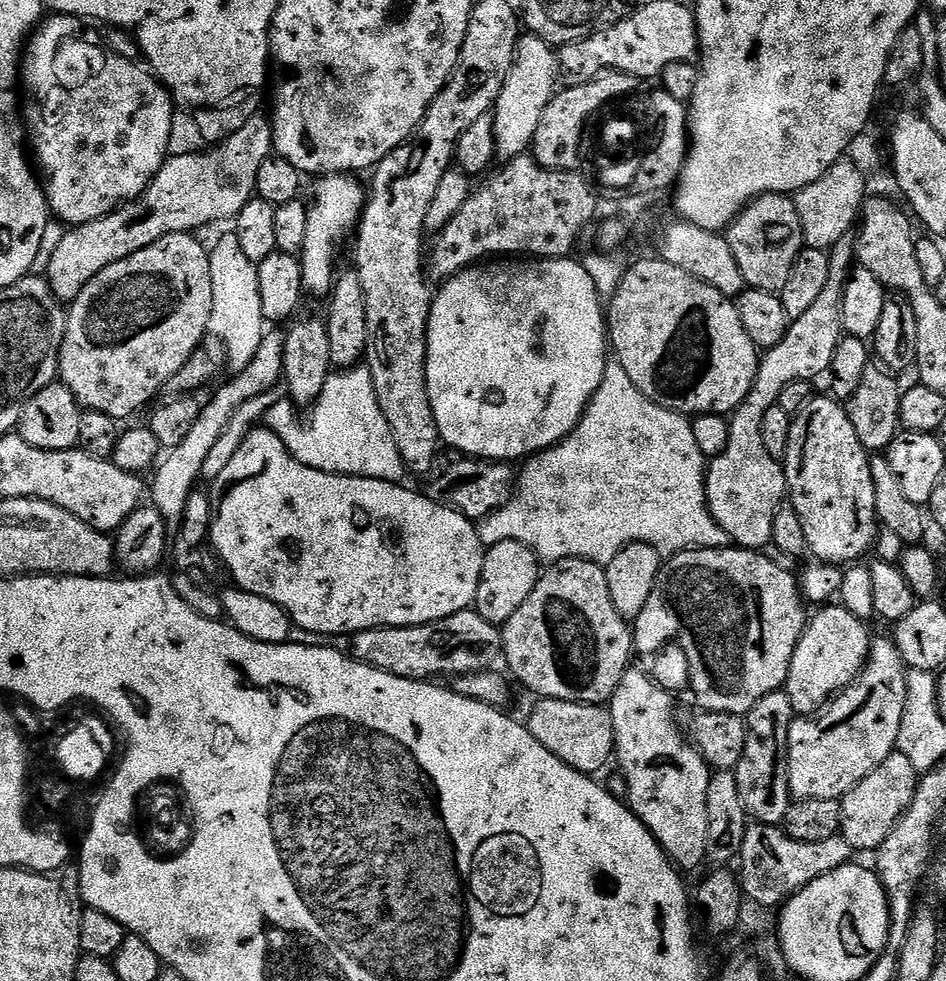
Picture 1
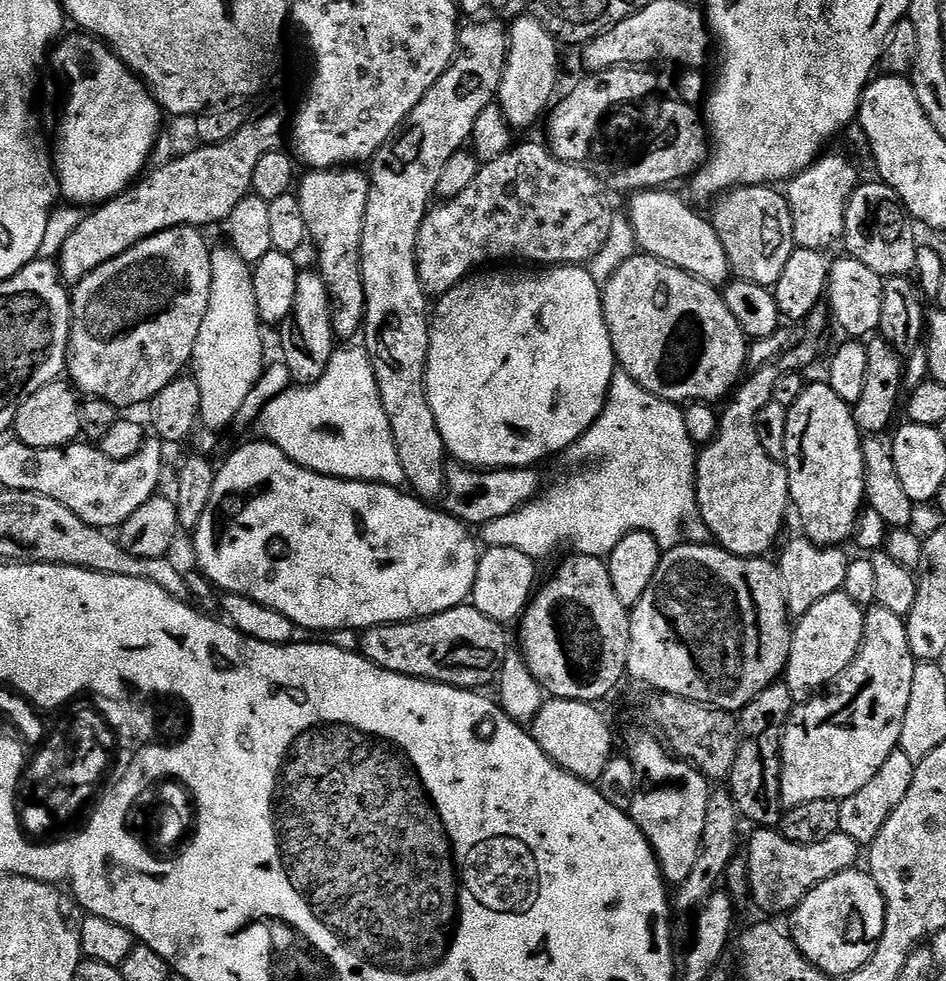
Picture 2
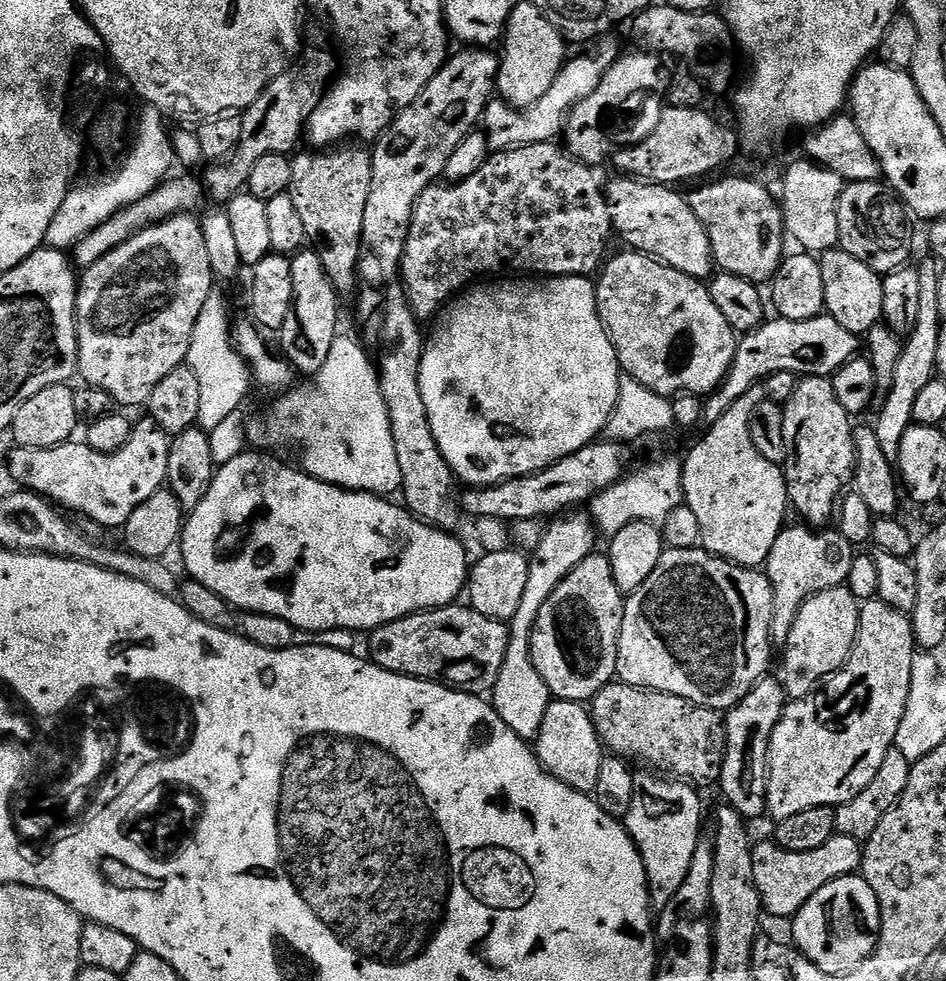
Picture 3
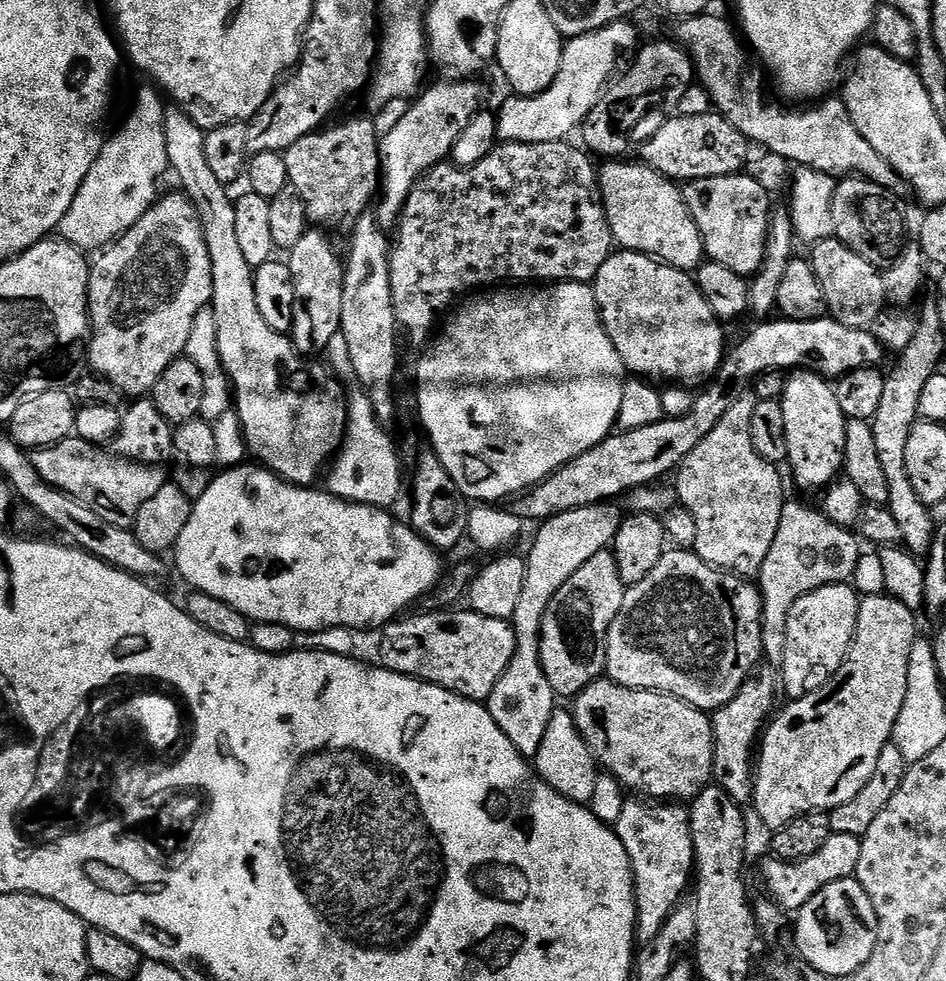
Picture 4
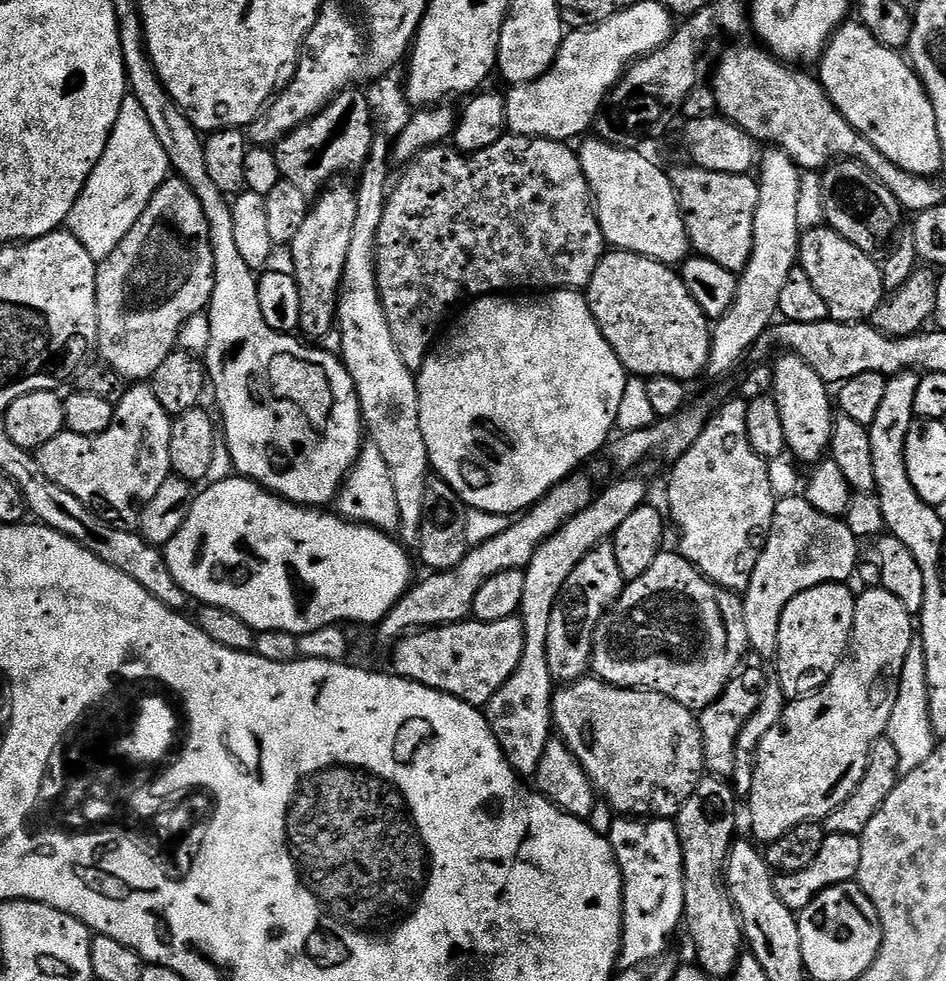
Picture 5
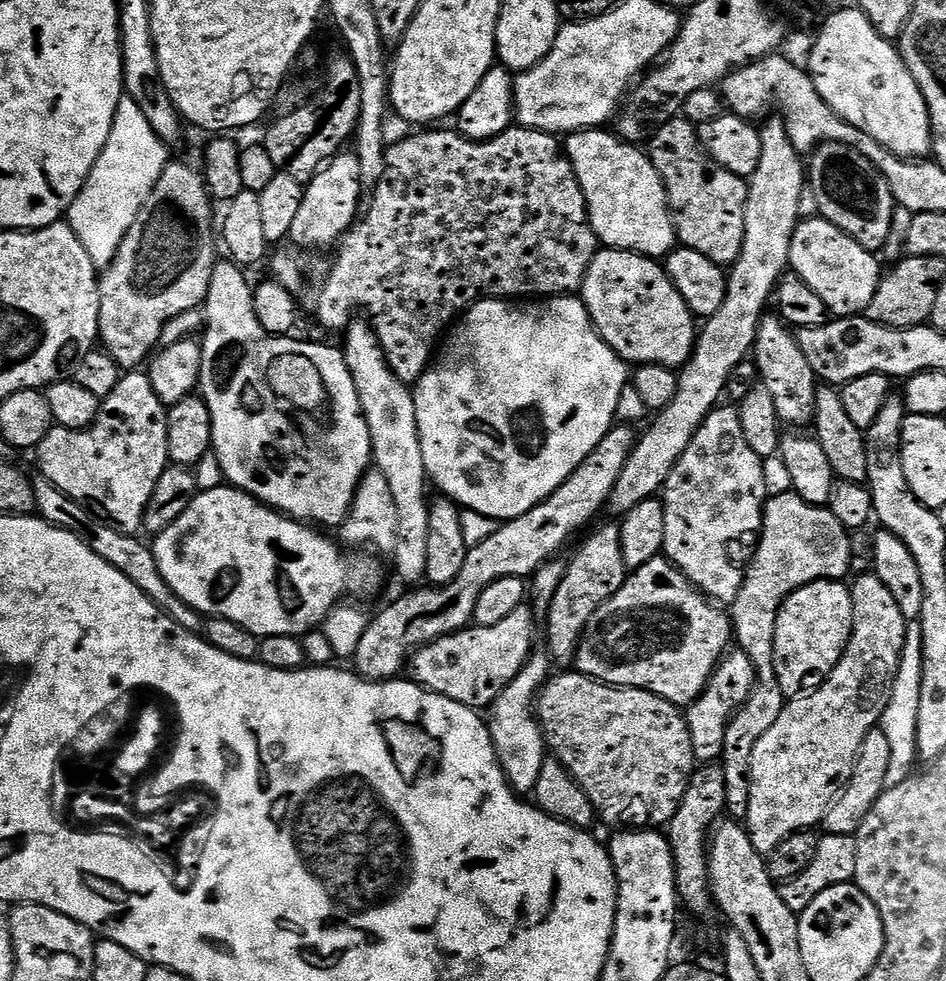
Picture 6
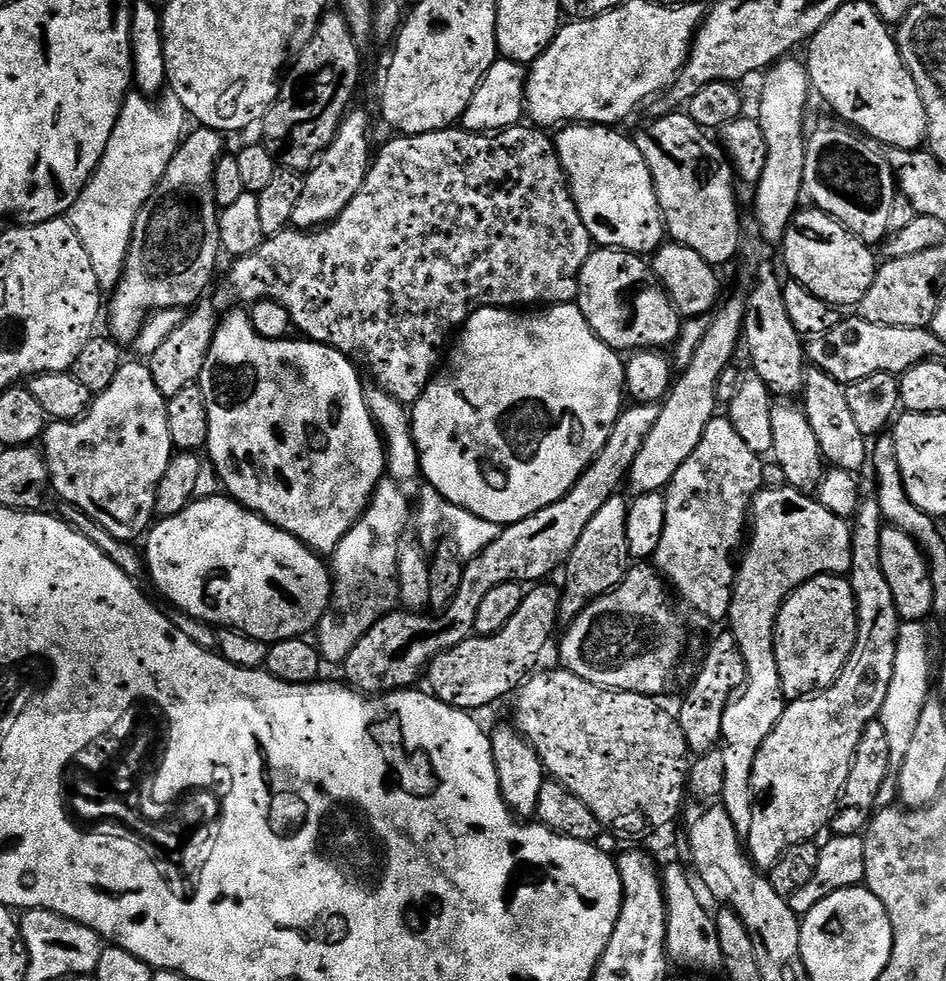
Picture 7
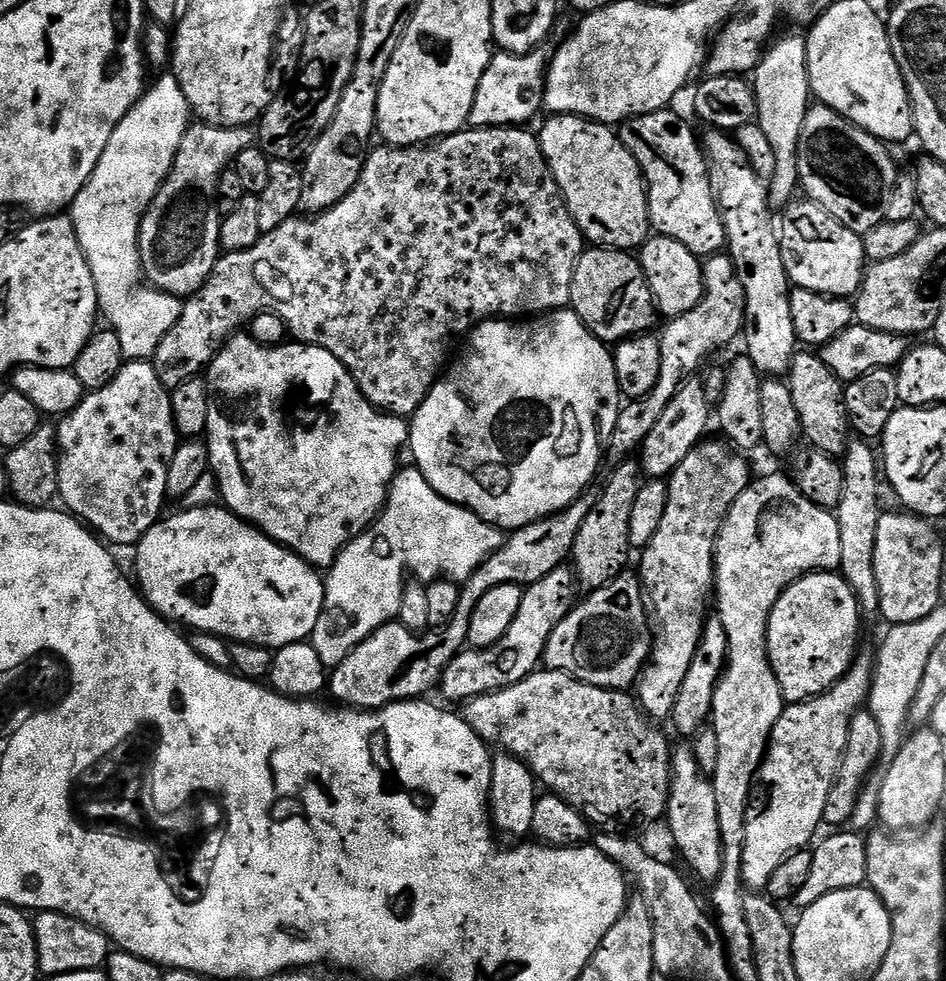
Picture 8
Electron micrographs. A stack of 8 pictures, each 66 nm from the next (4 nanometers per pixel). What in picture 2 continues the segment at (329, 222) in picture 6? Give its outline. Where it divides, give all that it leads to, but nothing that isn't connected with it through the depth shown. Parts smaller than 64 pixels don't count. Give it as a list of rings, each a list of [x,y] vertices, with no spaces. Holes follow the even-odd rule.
[[[298,271],[294,306],[284,330],[284,364],[288,367],[287,375],[300,386],[316,384],[318,378],[326,374],[326,366],[338,347],[338,337],[332,329],[332,303],[328,297],[326,282],[322,282],[319,271]]]

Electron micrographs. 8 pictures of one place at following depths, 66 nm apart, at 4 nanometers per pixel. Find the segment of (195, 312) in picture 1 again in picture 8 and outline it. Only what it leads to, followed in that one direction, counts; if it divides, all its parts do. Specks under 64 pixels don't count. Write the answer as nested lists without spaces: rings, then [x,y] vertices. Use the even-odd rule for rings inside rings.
[[[196,122],[182,138],[178,154],[172,163],[170,174],[150,202],[140,227],[140,266],[145,281],[157,292],[168,292],[172,296],[187,298],[193,296],[210,278],[216,261],[222,255],[220,246],[221,213],[216,207],[216,187],[223,172],[242,150],[253,147],[254,132],[251,127],[219,128],[217,124]]]

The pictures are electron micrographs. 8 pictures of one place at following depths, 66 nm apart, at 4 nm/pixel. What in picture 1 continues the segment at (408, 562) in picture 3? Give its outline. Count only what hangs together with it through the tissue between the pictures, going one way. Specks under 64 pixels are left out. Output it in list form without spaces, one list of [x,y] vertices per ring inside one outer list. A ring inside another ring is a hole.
[[[258,426],[238,446],[234,458],[226,465],[226,470],[218,474],[211,485],[212,527],[210,544],[216,547],[222,563],[228,567],[232,575],[231,583],[242,590],[250,590],[250,594],[259,594],[262,598],[270,598],[270,602],[278,602],[282,610],[291,618],[293,625],[304,632],[313,632],[316,636],[351,637],[362,630],[371,628],[405,628],[438,622],[442,618],[450,618],[450,614],[467,612],[475,605],[478,594],[478,578],[482,578],[482,562],[485,546],[480,541],[480,533],[473,521],[467,520],[463,512],[455,512],[445,504],[434,502],[423,491],[415,492],[412,488],[403,488],[403,483],[394,480],[379,480],[365,476],[339,476],[333,472],[314,470],[302,462],[298,462],[286,450],[282,438],[267,426]]]

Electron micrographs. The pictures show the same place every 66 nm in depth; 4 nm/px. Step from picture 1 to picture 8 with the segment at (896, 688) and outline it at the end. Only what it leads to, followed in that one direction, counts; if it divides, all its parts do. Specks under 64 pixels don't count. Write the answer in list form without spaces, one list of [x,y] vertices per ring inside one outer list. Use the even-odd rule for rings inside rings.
[[[856,438],[848,445],[842,457],[844,469],[844,489],[842,502],[835,513],[842,534],[842,562],[839,571],[846,583],[852,587],[861,609],[879,609],[882,601],[880,587],[874,570],[876,561],[876,543],[878,542],[878,522],[882,515],[880,508],[880,484],[882,488],[882,464],[872,453],[873,445]],[[861,651],[852,661],[852,667],[844,677],[822,696],[812,700],[803,700],[801,704],[790,704],[778,718],[772,731],[772,740],[768,743],[768,752],[758,773],[758,791],[754,803],[748,810],[746,822],[746,842],[742,850],[742,870],[744,887],[748,890],[767,889],[770,878],[786,858],[795,852],[807,849],[813,843],[812,835],[825,823],[824,811],[832,788],[836,785],[836,776],[840,773],[840,763],[850,738],[850,726],[857,712],[869,703],[874,683],[874,656]]]

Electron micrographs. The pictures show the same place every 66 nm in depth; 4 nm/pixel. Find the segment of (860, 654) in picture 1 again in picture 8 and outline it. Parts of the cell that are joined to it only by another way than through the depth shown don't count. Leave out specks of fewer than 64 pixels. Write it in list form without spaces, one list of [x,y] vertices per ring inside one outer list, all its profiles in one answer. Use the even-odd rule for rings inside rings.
[[[812,572],[808,576],[804,576],[801,580],[795,580],[788,589],[778,598],[778,602],[774,606],[774,610],[770,614],[770,622],[768,623],[768,657],[772,663],[774,674],[778,678],[778,686],[784,695],[785,705],[801,704],[803,700],[812,700],[815,696],[822,696],[825,692],[831,690],[842,677],[846,675],[849,668],[852,667],[852,661],[858,655],[858,647],[856,643],[860,640],[860,615],[862,609],[859,600],[856,599],[854,590],[849,586],[843,578],[843,575],[831,572]]]

